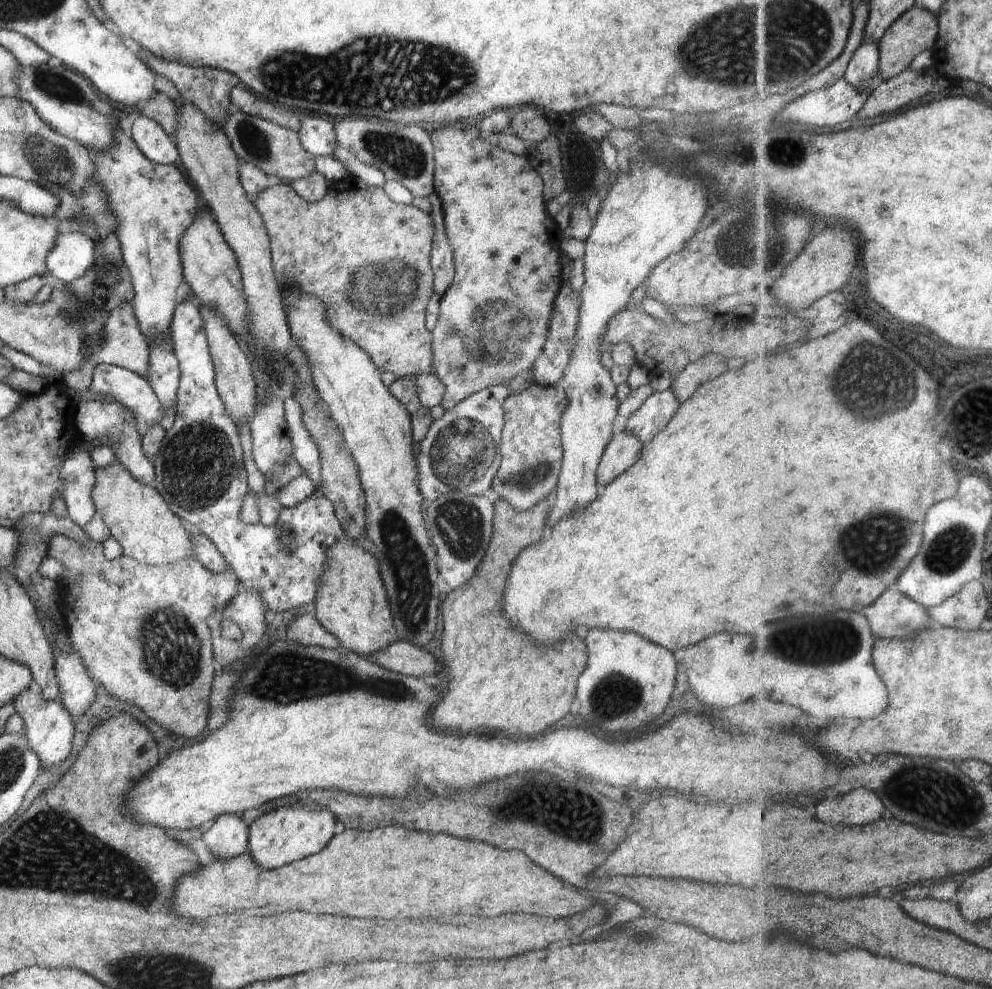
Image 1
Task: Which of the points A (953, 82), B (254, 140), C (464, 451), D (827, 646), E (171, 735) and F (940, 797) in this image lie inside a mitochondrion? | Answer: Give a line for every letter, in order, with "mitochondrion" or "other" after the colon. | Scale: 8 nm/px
A: other
B: mitochondrion
C: mitochondrion
D: mitochondrion
E: other
F: mitochondrion

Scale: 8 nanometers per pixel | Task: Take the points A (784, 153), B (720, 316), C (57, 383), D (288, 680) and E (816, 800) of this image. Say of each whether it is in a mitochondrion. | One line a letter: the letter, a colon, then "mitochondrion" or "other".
A: mitochondrion
B: other
C: other
D: mitochondrion
E: other

